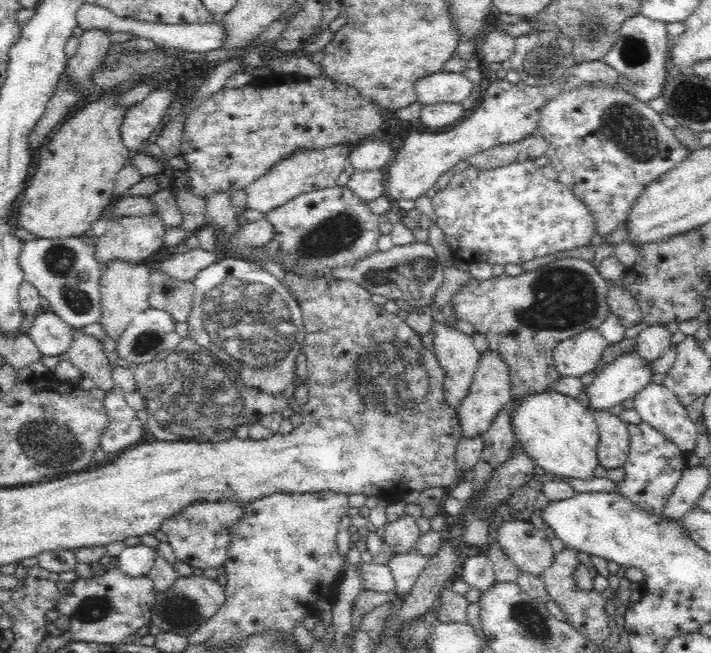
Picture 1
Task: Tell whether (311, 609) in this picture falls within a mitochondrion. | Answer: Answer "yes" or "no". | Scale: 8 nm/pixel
no

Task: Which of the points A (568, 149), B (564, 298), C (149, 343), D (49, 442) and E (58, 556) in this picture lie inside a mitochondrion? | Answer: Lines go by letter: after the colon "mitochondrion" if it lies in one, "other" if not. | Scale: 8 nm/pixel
A: other
B: mitochondrion
C: mitochondrion
D: mitochondrion
E: other

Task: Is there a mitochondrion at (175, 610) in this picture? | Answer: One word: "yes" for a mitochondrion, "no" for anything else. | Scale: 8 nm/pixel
yes

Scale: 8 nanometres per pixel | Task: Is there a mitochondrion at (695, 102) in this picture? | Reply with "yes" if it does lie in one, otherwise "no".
yes

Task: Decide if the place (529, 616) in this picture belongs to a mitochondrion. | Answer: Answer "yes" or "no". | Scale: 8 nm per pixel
yes

